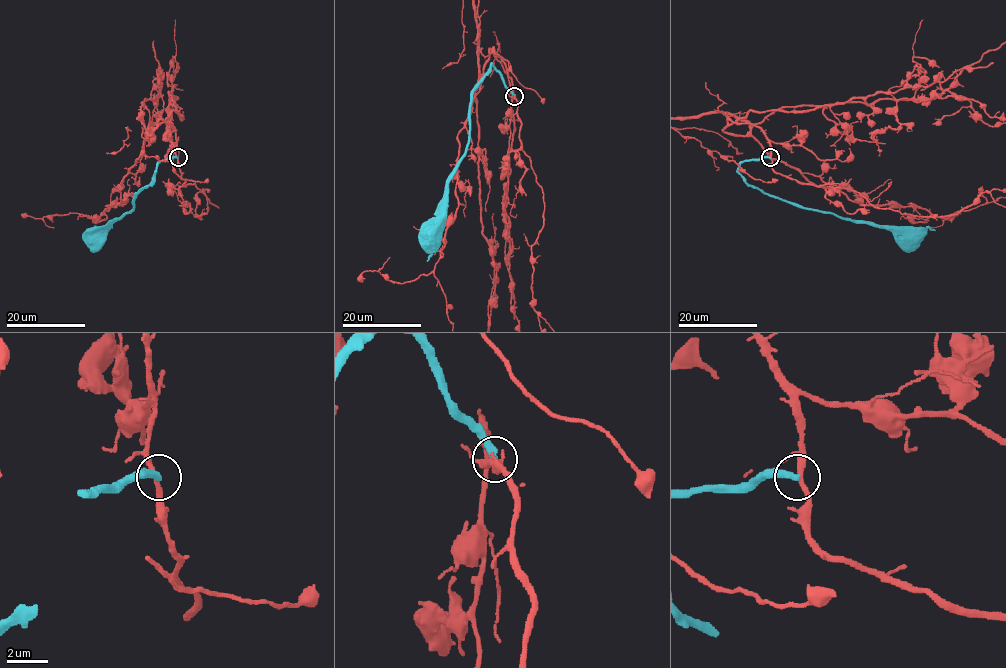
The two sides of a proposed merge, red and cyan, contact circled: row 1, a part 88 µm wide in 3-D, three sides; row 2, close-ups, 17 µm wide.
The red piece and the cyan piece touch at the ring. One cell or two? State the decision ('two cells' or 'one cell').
two cells

